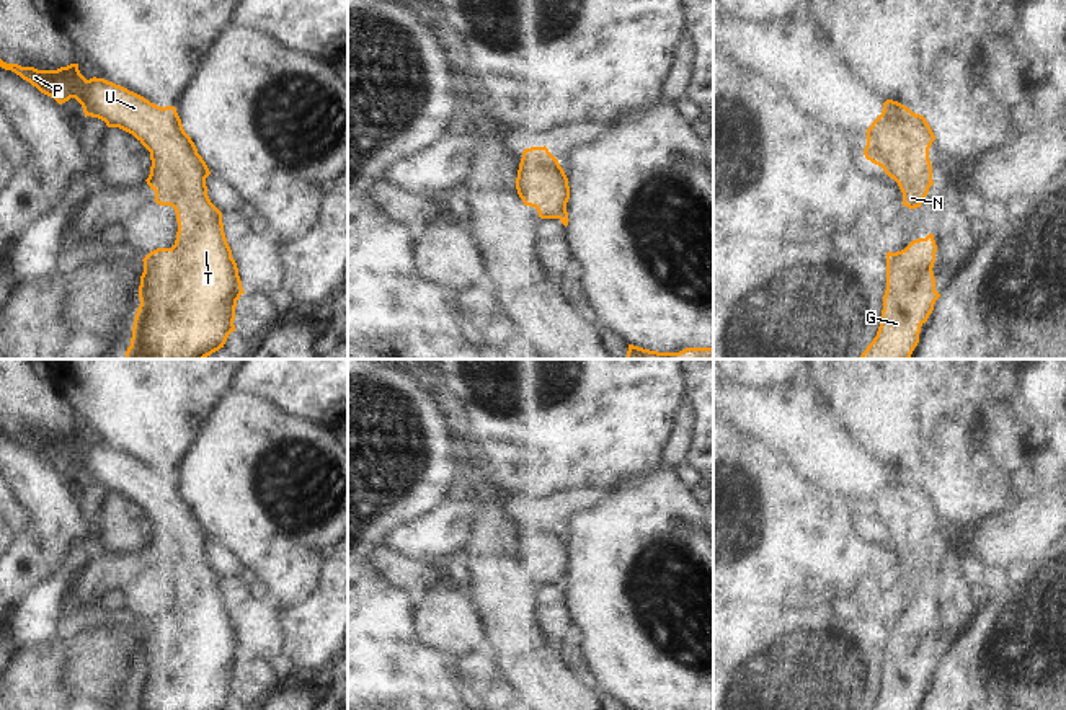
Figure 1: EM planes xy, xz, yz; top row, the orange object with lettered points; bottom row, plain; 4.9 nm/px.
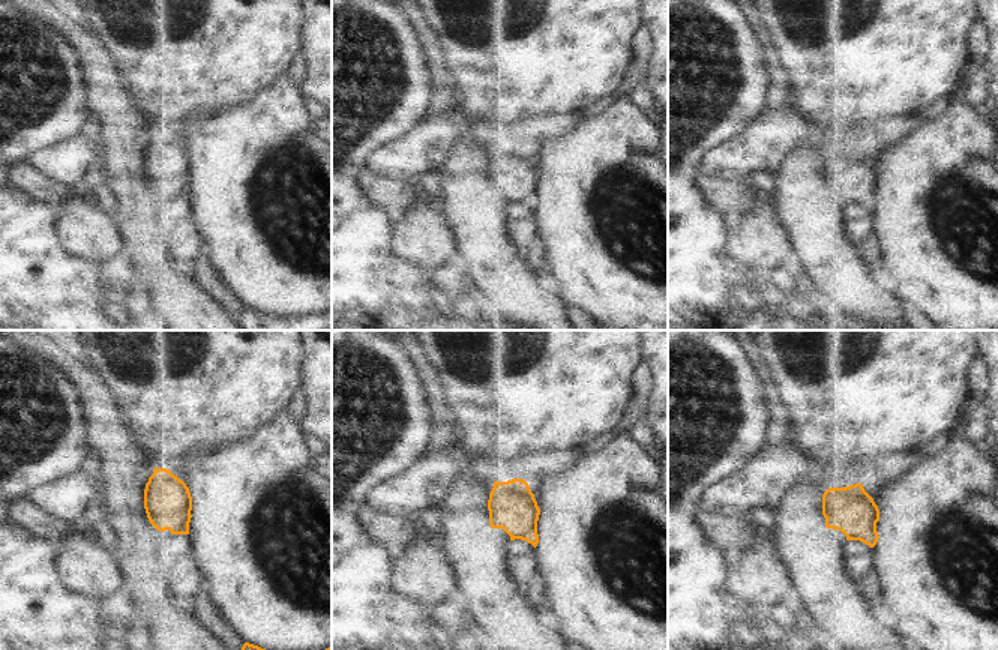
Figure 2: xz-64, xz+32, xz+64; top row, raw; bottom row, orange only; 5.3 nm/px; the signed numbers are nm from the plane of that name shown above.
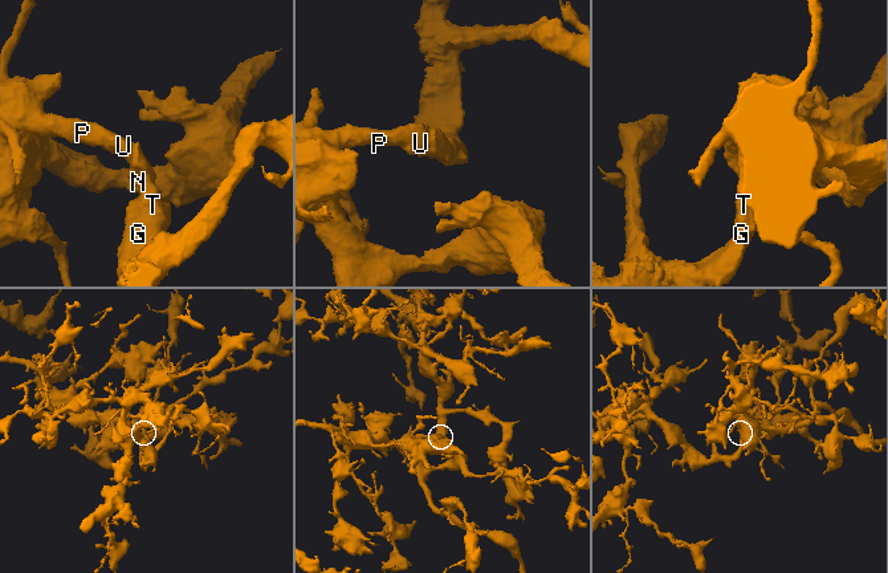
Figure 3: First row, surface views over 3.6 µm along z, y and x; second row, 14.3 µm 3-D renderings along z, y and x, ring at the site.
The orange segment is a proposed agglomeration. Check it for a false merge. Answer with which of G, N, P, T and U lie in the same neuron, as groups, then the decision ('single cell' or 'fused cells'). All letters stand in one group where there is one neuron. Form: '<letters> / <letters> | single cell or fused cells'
G N P T U | single cell

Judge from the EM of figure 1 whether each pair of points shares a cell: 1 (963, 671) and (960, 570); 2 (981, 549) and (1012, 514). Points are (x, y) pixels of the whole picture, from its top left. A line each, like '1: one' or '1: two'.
1: two
2: one

